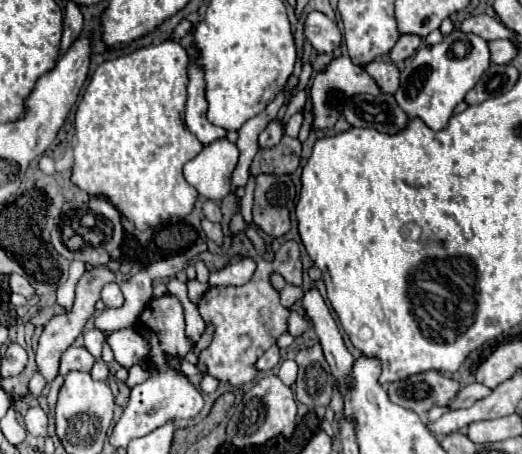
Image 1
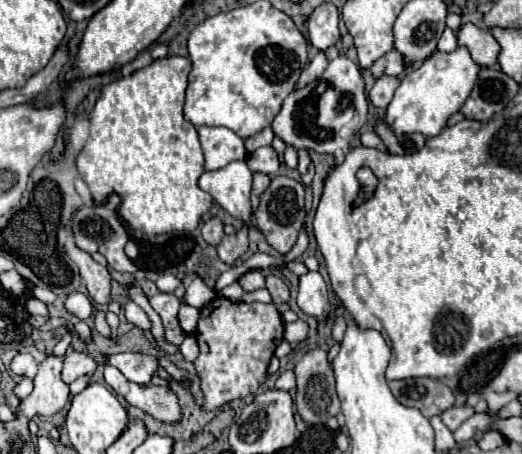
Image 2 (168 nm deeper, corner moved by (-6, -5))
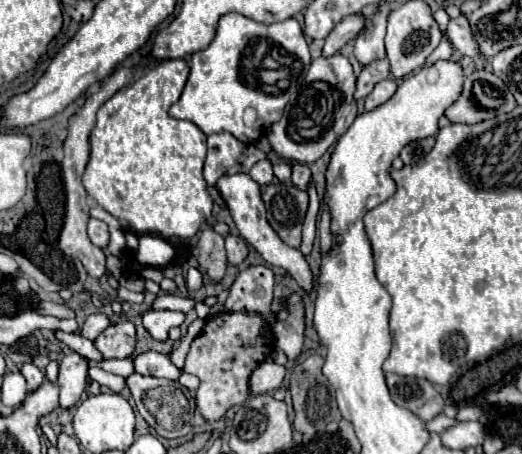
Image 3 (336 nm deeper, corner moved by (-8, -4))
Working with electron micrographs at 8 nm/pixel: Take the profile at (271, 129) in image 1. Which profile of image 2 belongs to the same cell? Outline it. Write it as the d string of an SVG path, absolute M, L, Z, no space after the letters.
M264 146L264 148L258 148L254 150L246 164L250 166L252 172L262 172L262 174L268 174L268 176L274 176L280 168L280 162L278 162L278 154L274 152L272 146Z

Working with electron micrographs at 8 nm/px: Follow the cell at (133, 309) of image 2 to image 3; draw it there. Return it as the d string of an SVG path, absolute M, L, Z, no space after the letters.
M146 309L142 313L142 323L146 327L146 331L154 337L154 339L168 339L168 329L182 325L186 321L186 313L182 311L154 311L154 309Z

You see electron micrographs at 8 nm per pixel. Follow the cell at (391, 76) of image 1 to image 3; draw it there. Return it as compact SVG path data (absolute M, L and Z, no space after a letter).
M392 77L380 81L380 83L374 87L374 91L366 97L364 109L366 109L366 111L372 111L372 109L380 107L382 103L386 103L386 101L396 93L396 87L398 87L398 85L396 85L396 79L392 79Z

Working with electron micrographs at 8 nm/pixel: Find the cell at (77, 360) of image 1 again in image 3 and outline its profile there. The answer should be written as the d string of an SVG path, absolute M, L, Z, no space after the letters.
M68 353L60 361L60 407L74 407L80 401L84 385L88 381L88 359L78 353Z

